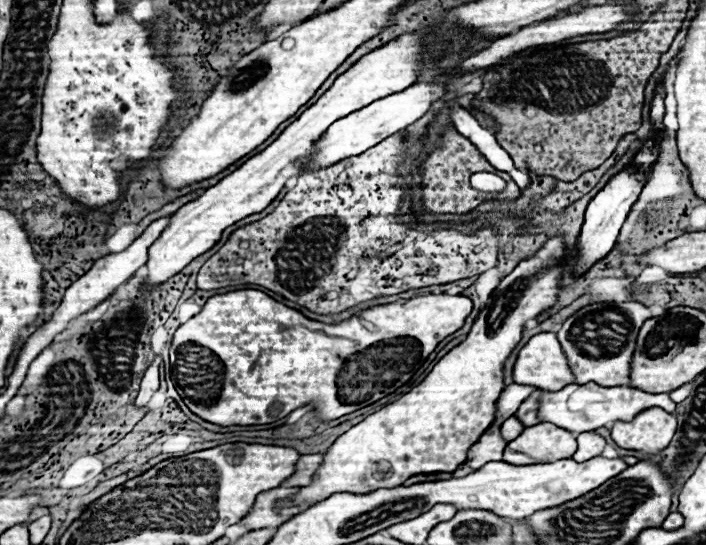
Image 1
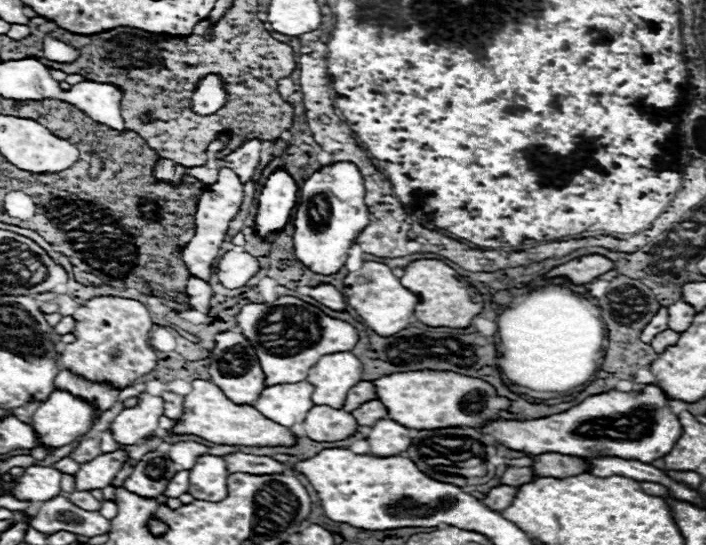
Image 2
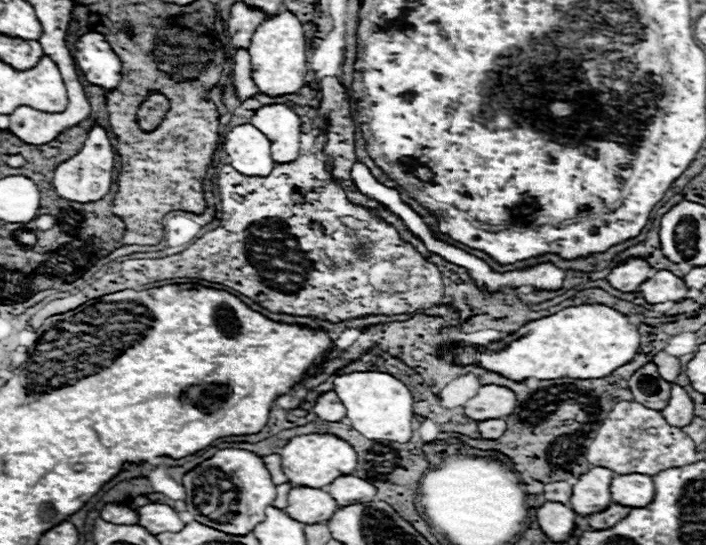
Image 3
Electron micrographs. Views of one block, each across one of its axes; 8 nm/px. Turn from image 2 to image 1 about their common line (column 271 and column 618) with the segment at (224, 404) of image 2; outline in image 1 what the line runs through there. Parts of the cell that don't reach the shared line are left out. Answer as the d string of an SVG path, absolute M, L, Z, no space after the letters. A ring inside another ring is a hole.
M648 408L630 422L614 422L612 438L620 448L656 454L664 450L676 432L676 418L662 408Z

